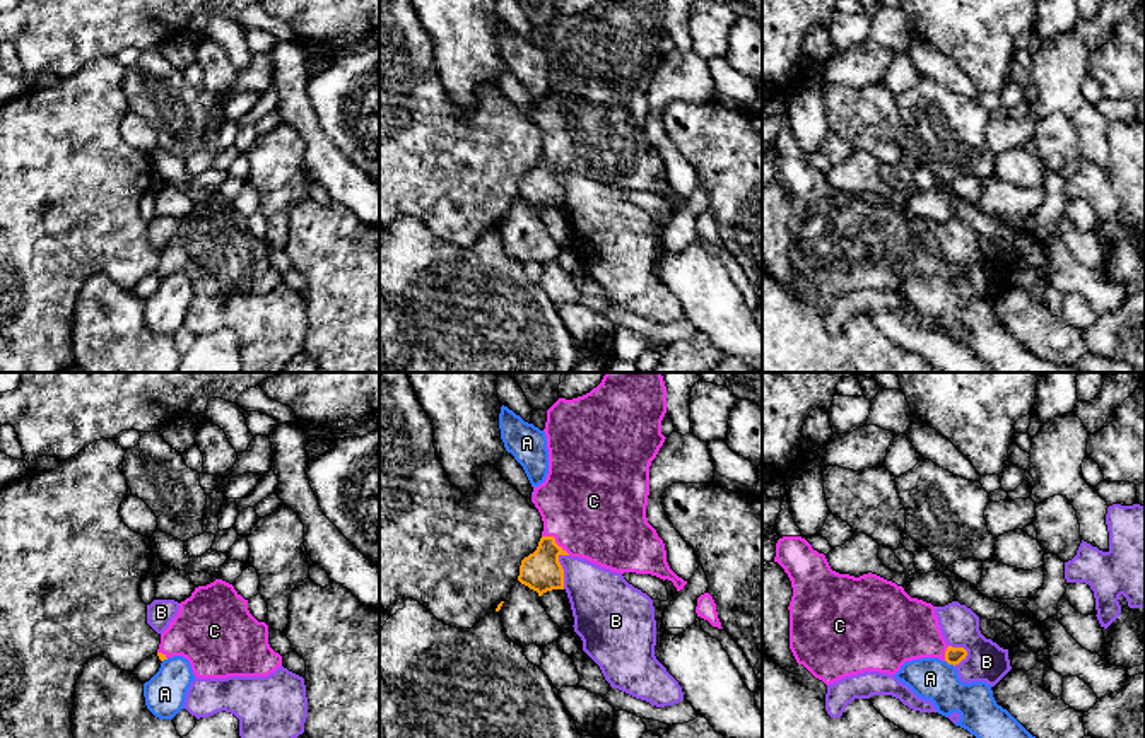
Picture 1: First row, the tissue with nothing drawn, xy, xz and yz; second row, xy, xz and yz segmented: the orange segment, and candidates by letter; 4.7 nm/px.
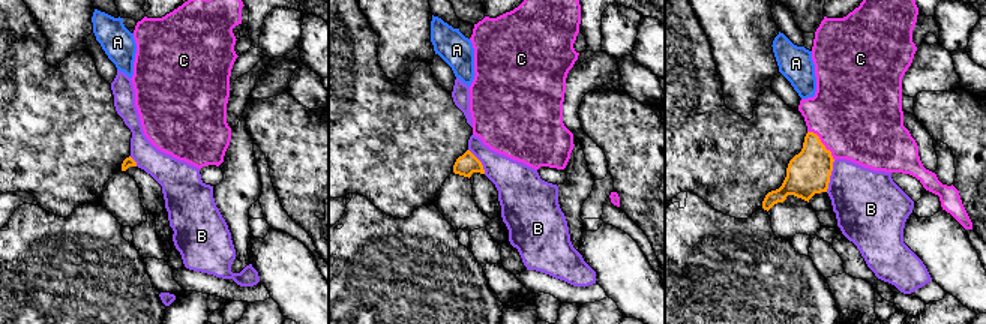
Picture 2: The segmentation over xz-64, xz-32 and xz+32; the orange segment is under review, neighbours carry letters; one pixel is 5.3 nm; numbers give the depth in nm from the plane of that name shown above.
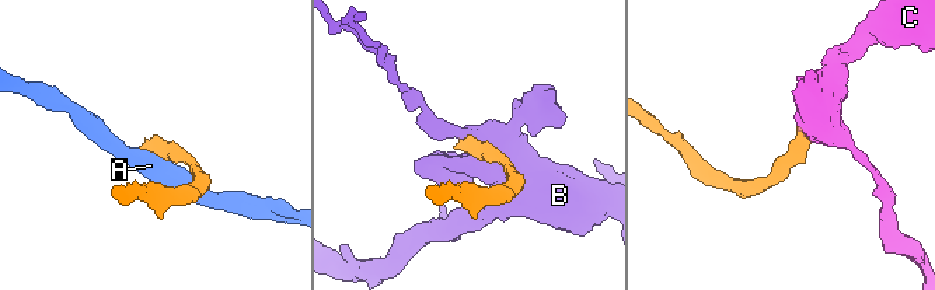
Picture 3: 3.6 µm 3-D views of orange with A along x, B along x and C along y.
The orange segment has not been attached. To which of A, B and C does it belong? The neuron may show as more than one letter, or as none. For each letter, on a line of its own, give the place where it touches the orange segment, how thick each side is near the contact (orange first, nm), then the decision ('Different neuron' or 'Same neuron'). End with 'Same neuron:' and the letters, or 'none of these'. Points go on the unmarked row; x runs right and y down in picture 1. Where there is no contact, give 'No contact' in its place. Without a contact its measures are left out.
A: Touches orange at yz (951, 281). Thickness 80 nm (orange) against 200 nm. Different neuron
B: Touches orange at xz (563, 188). Thickness 190 nm (orange) against 300 nm. Different neuron
C: Touches orange at xz (554, 159). Thickness 190 nm (orange) against 480 nm. Same neuron
Same neuron: C

